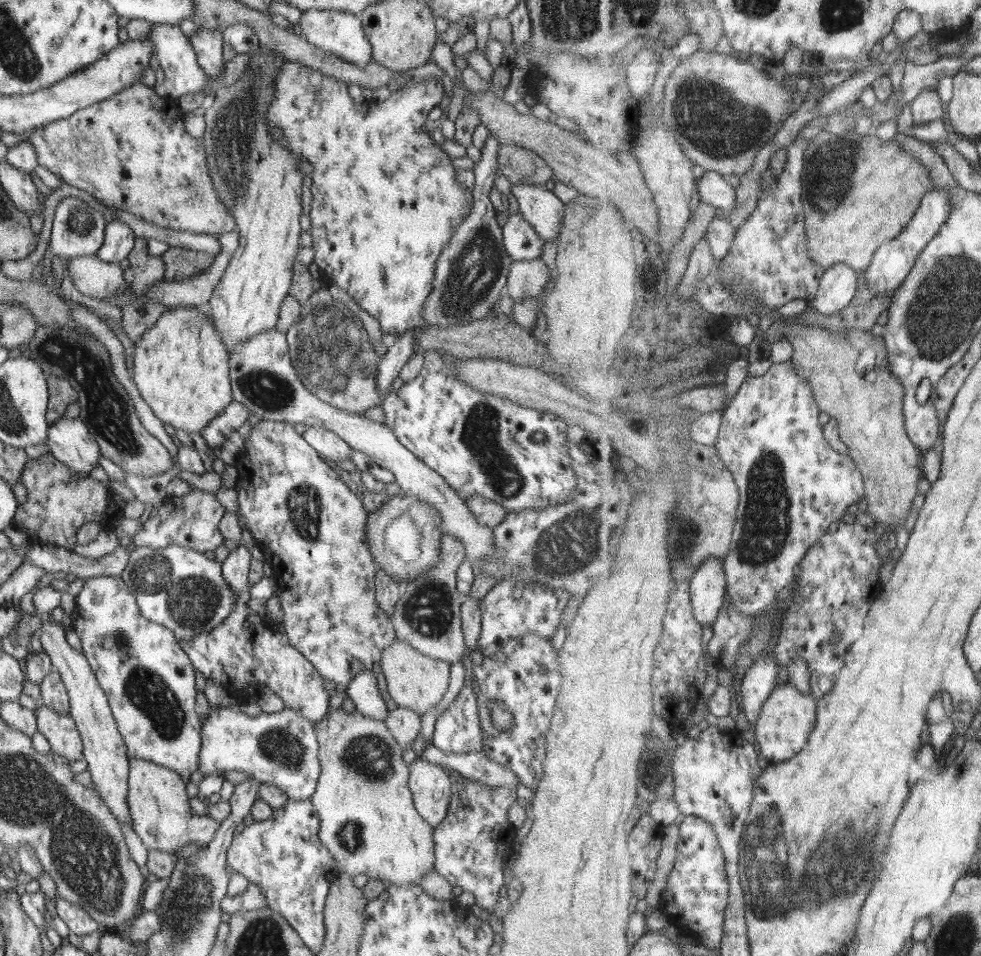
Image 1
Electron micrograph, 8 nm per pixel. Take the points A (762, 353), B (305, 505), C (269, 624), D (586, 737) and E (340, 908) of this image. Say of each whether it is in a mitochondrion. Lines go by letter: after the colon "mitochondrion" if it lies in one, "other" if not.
A: other
B: mitochondrion
C: other
D: other
E: other

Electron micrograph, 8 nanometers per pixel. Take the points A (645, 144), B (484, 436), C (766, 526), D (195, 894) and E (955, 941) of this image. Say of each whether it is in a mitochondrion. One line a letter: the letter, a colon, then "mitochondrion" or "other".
A: other
B: mitochondrion
C: mitochondrion
D: mitochondrion
E: mitochondrion

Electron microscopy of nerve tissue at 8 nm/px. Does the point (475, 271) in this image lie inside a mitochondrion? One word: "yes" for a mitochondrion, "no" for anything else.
yes

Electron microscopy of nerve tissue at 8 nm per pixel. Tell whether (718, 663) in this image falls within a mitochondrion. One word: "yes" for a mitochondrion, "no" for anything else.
no

